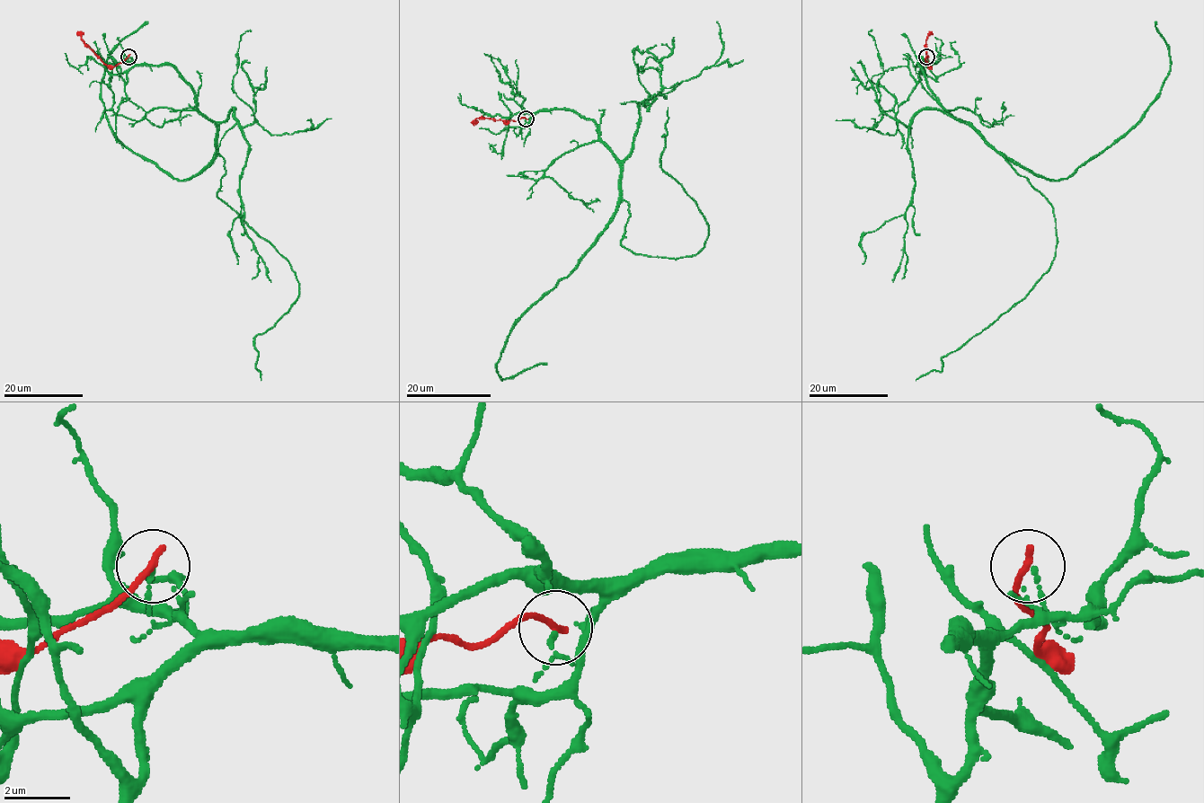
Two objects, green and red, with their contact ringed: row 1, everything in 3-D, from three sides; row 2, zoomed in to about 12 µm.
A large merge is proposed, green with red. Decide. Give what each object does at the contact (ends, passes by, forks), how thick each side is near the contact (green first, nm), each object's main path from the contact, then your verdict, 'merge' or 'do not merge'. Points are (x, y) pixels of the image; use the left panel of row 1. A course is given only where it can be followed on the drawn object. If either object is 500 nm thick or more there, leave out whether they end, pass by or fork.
green ends | red ends | 100/240 nm | green via (128, 56), (171, 65), (189, 84), (216, 127), (217, 196), (295, 273), (298, 297), (255, 338), (261, 380) | red via (128, 56), (114, 66), (107, 66), (83, 39), (79, 31) | do not merge

